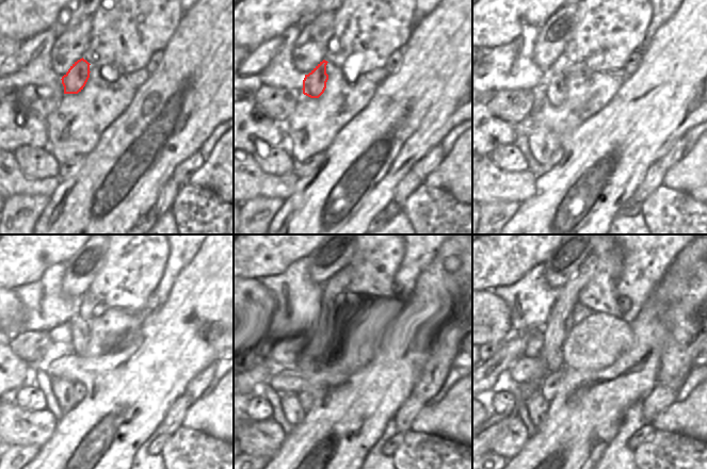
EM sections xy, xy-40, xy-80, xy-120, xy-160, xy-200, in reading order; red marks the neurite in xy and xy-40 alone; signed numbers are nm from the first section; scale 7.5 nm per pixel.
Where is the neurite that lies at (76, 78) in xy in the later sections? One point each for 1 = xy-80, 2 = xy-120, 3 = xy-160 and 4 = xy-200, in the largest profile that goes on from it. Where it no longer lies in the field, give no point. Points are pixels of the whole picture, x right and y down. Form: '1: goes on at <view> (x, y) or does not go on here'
1: goes on at xy-80 (555, 87)
2: goes on at xy-120 (78, 329)
3: goes on at xy-160 (316, 353)
4: goes on at xy-200 (555, 362)

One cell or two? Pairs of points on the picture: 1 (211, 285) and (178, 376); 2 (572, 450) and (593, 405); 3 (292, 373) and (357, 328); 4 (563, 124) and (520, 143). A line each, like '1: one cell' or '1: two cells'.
1: one cell
2: one cell
3: two cells
4: one cell

